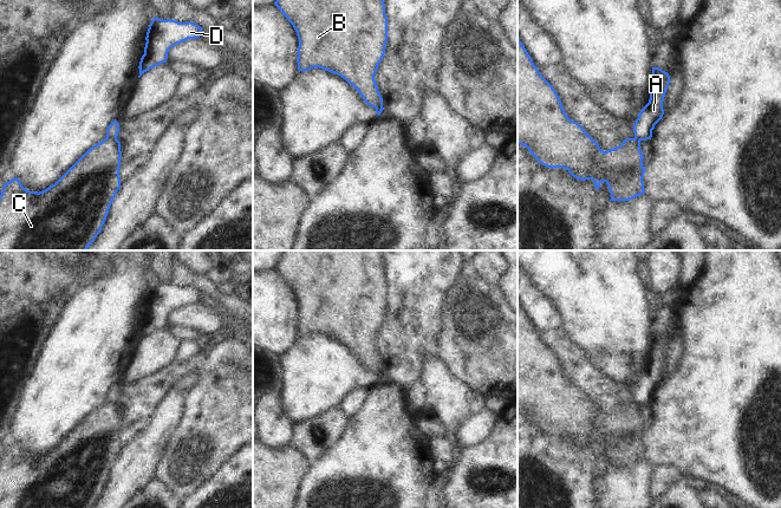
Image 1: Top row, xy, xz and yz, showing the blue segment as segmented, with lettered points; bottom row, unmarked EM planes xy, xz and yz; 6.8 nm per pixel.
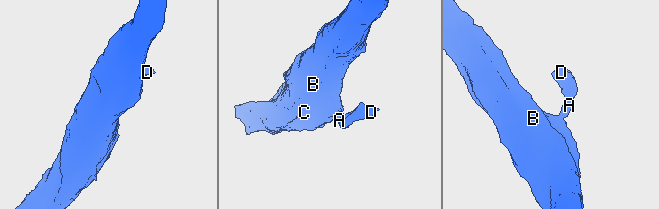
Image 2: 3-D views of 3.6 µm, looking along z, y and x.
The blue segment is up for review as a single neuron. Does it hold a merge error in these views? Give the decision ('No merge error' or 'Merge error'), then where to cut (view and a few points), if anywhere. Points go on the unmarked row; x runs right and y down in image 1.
Merge error. Split along xy (106, 401), (116, 404).

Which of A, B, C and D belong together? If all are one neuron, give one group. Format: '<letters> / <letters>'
A D / B C

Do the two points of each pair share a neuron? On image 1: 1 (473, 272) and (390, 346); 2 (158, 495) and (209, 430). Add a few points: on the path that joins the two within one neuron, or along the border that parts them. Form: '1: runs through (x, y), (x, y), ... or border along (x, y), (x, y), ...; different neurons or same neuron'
1: border along (461, 269), (446, 298); different neurons
2: border along (154, 477), (161, 481), (175, 495); different neurons

